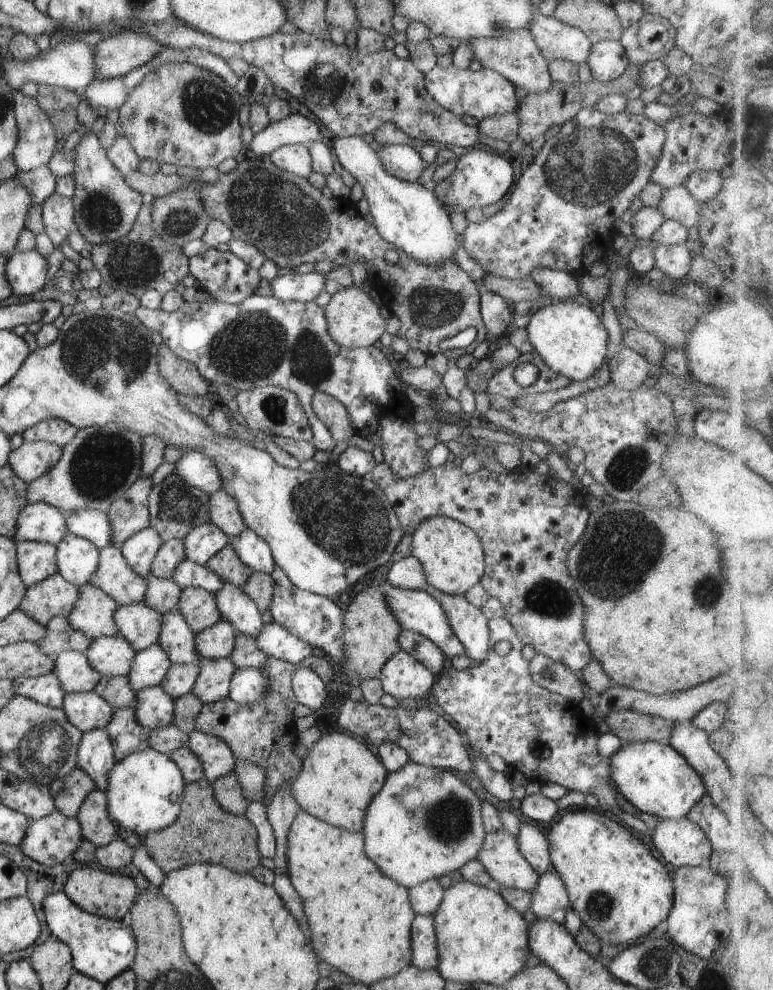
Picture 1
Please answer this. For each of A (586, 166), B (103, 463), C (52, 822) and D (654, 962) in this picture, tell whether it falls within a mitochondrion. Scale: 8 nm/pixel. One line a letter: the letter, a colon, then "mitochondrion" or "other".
A: mitochondrion
B: mitochondrion
C: other
D: mitochondrion

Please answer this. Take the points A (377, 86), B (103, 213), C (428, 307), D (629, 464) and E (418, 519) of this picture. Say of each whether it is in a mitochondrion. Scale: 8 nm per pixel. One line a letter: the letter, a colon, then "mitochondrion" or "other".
A: other
B: mitochondrion
C: mitochondrion
D: mitochondrion
E: other

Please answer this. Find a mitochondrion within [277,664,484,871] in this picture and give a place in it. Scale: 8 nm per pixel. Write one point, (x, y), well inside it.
(450, 819)

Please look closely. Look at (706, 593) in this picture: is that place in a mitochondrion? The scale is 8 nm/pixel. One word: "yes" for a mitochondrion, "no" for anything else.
yes

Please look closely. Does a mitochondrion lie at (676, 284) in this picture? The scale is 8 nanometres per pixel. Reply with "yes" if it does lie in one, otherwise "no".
no

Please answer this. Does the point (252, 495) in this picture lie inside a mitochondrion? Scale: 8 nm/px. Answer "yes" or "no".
no

